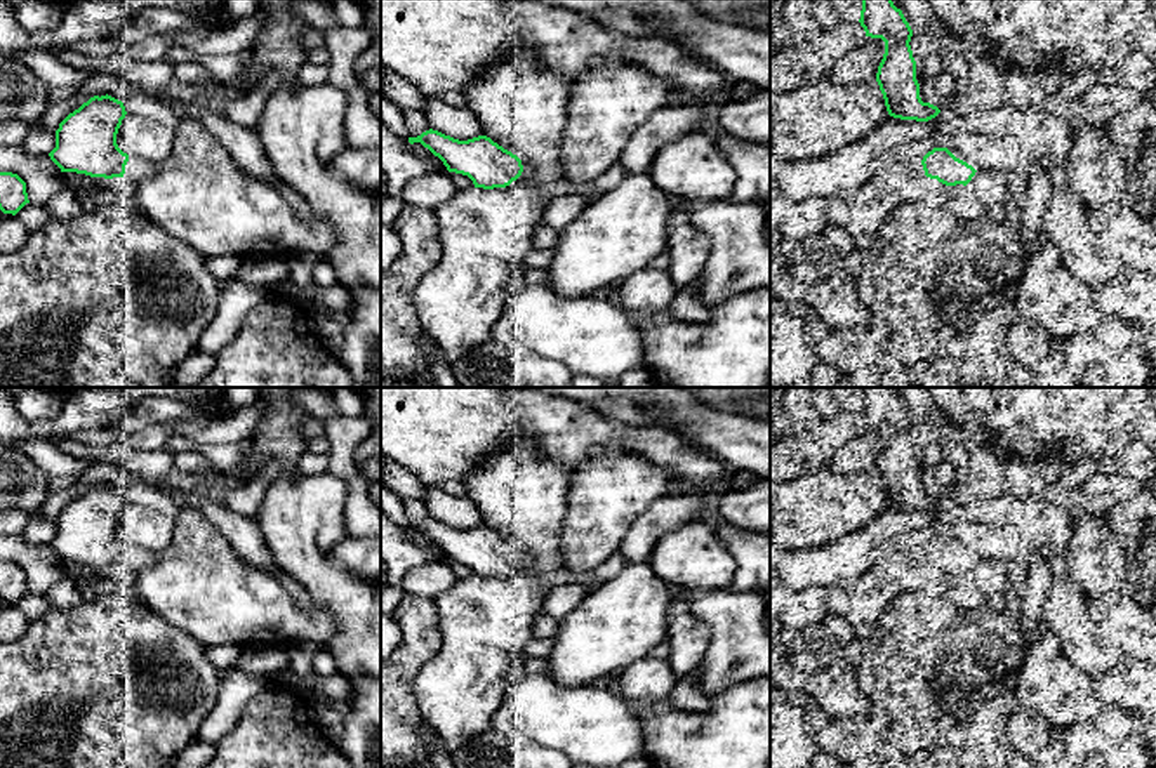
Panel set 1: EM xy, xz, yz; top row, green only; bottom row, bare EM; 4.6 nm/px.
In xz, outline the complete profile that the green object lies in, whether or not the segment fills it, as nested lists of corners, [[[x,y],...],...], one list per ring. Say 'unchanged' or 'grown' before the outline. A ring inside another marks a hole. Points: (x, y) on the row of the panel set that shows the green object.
unchanged; [[[429,129],[417,137],[409,137],[409,142],[421,142],[443,162],[448,172],[468,175],[475,188],[506,188],[523,172],[522,160],[487,136],[459,141]]]

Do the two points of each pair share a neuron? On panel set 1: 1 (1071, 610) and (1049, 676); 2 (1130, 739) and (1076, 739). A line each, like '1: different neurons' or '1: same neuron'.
1: different neurons
2: same neuron

